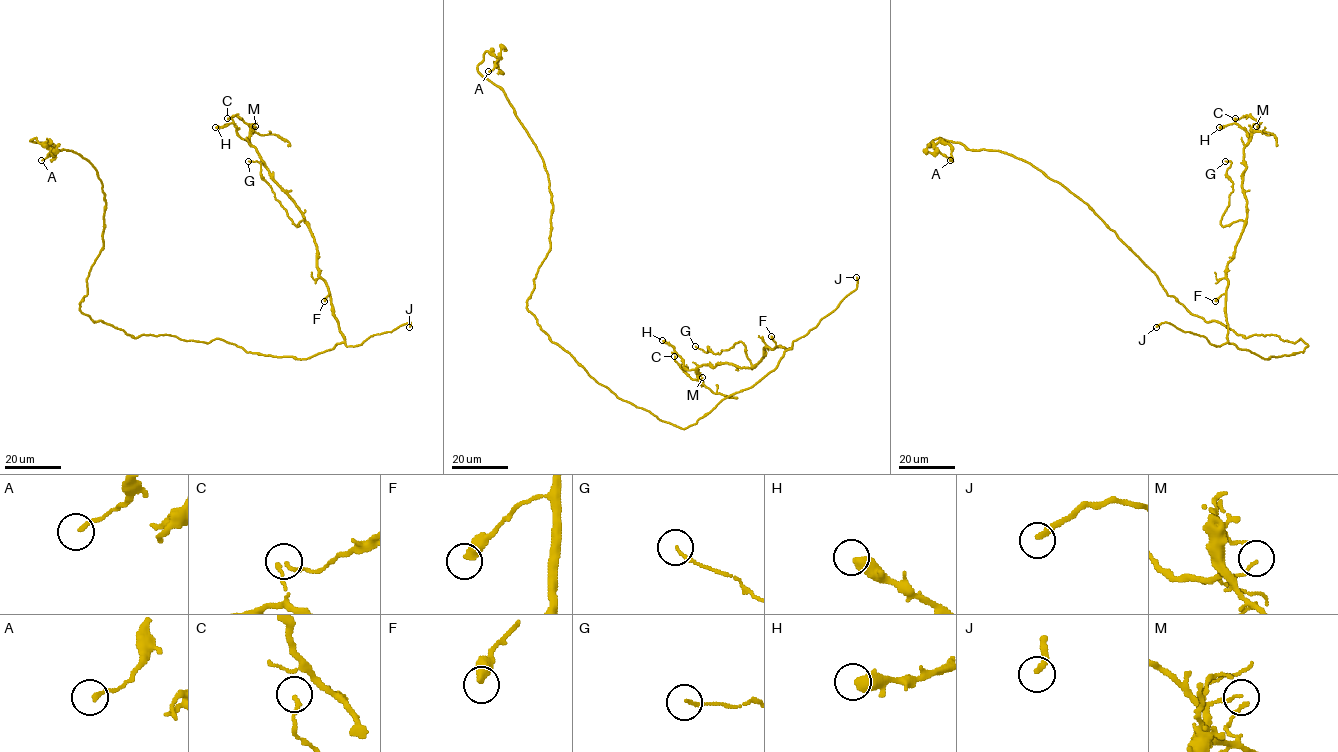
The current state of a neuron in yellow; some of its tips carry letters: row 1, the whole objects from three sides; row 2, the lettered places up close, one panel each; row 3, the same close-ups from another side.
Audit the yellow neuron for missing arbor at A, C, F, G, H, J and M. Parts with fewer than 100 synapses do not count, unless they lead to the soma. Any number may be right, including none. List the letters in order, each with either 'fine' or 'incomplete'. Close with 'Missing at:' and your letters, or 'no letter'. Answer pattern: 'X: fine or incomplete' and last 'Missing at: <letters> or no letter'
A: fine
C: fine
F: fine
G: fine
H: fine
J: incomplete
M: fine
Missing at: J

